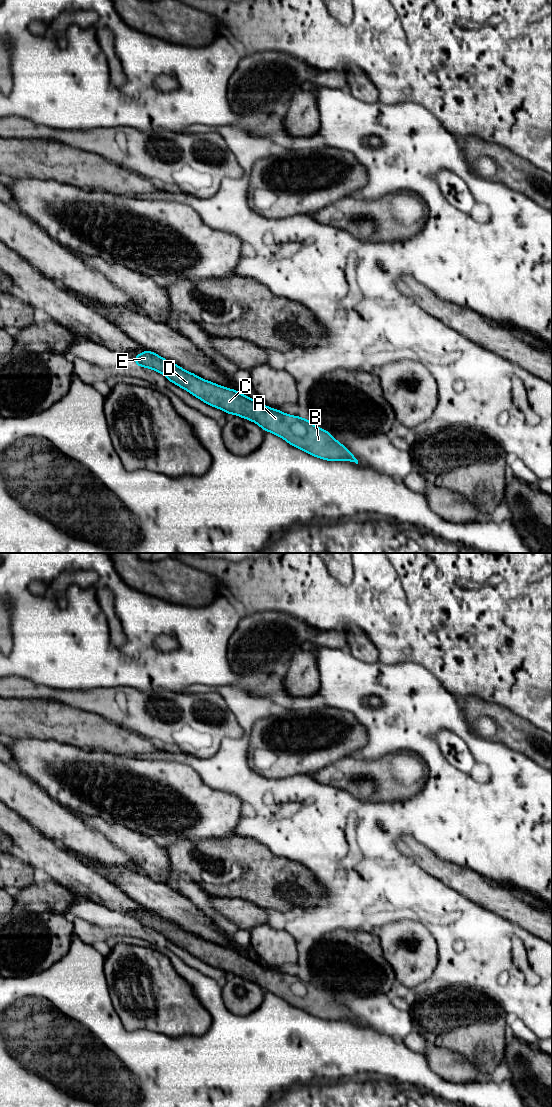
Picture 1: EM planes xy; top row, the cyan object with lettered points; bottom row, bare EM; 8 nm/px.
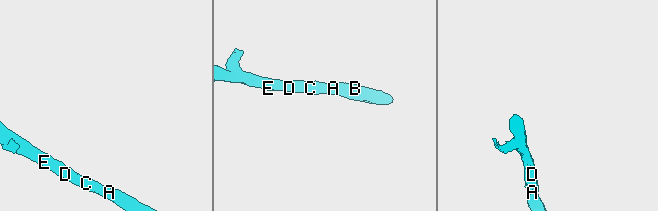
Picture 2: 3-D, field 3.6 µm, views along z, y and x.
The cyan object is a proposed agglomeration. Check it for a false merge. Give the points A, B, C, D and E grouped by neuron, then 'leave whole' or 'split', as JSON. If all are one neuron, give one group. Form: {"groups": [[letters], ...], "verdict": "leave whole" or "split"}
{"groups": [["A", "B", "C", "D", "E"]], "verdict": "leave whole"}

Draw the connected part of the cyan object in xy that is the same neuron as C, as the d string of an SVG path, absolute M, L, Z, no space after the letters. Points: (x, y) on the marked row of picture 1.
M145 350L134 357L137 366L155 370L168 381L185 389L193 396L227 414L235 414L258 424L283 438L290 445L306 453L328 461L351 461L358 464L355 456L326 430L308 419L282 413L239 393L237 390L206 381L167 361L158 354Z

